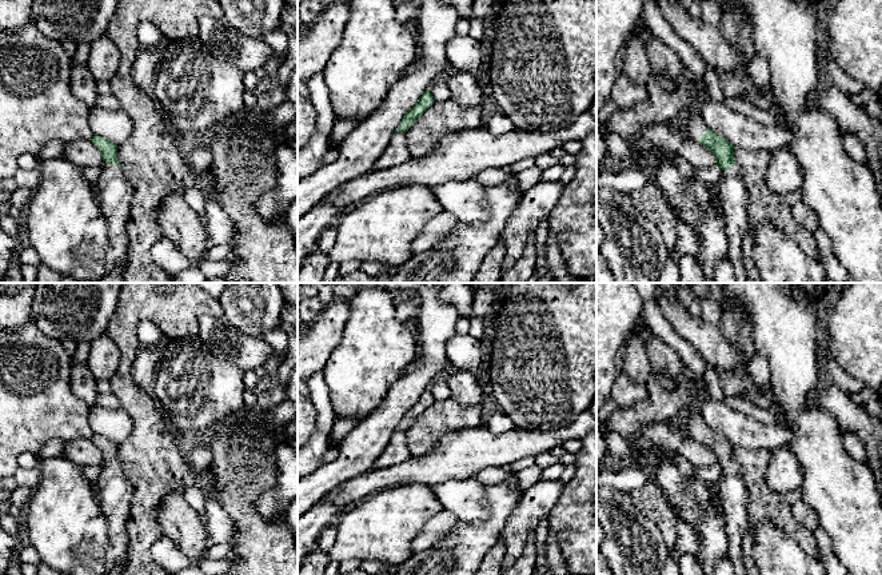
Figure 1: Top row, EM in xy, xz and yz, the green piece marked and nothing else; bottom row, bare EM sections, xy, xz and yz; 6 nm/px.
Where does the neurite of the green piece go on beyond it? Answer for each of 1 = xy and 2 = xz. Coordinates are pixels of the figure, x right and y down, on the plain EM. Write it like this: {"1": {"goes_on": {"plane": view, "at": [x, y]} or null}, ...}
{"1": {"goes_on": {"plane": "xy", "at": [114, 491]}}, "2": {"goes_on": null}}

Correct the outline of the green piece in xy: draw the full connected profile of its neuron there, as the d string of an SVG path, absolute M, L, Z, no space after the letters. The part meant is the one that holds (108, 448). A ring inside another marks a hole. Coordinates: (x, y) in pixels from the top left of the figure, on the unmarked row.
M95 434L92 443L103 456L101 474L95 483L96 499L107 520L109 550L107 572L123 563L127 551L127 522L131 510L132 484L117 459L117 444Z

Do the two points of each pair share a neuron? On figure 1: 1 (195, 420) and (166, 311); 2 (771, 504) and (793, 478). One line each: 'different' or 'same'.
1: different
2: different

